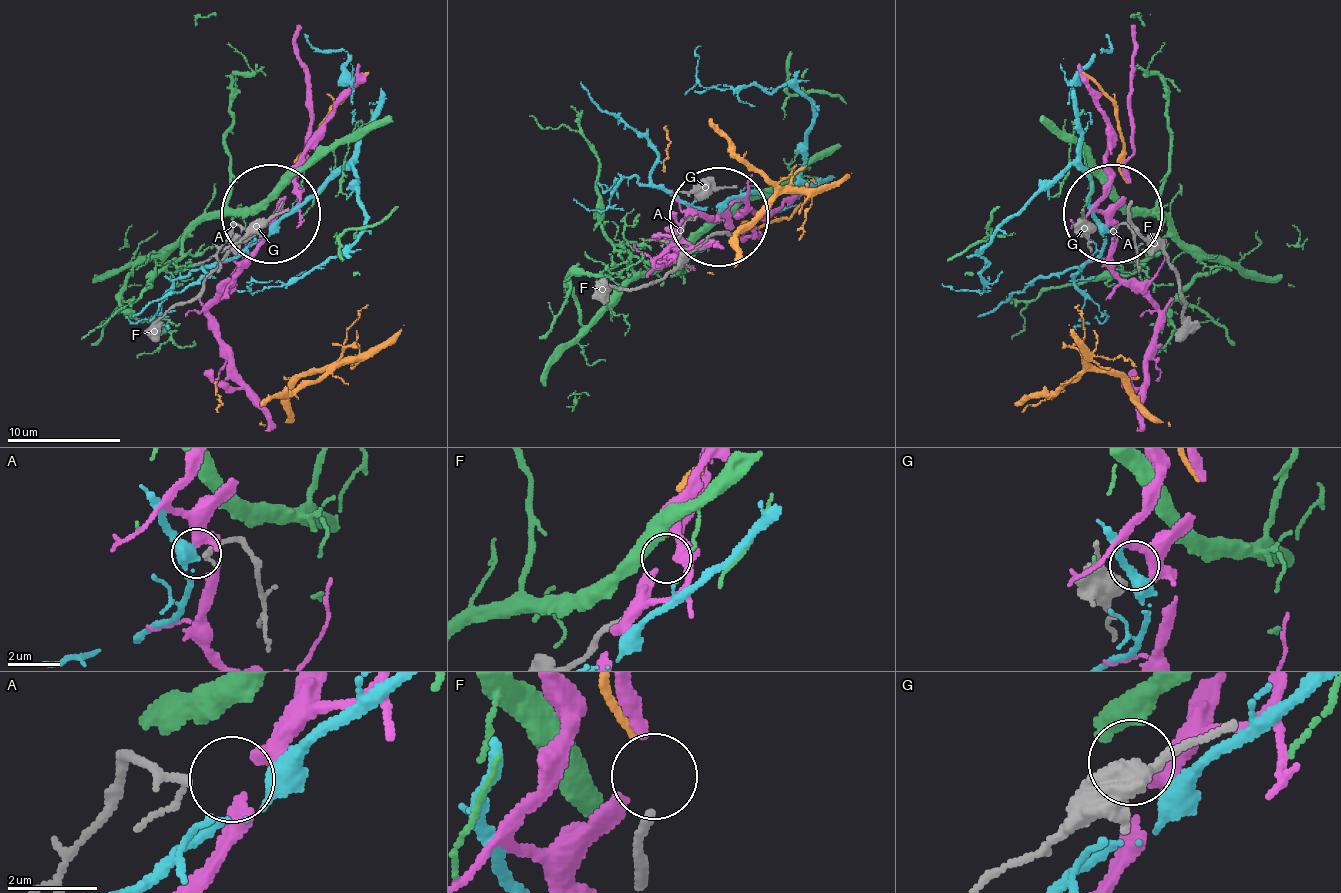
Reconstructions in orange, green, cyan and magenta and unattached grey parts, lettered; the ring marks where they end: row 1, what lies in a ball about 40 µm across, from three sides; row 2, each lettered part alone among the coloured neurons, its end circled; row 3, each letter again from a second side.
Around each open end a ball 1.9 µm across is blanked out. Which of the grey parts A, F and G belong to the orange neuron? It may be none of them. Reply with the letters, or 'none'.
F

